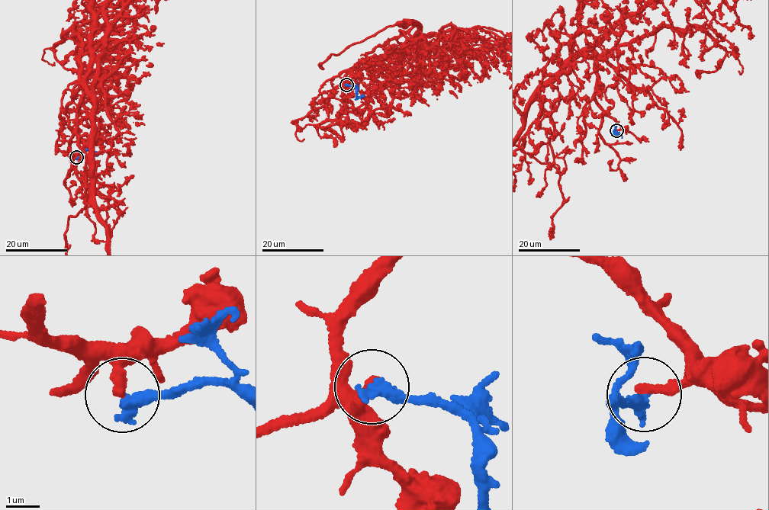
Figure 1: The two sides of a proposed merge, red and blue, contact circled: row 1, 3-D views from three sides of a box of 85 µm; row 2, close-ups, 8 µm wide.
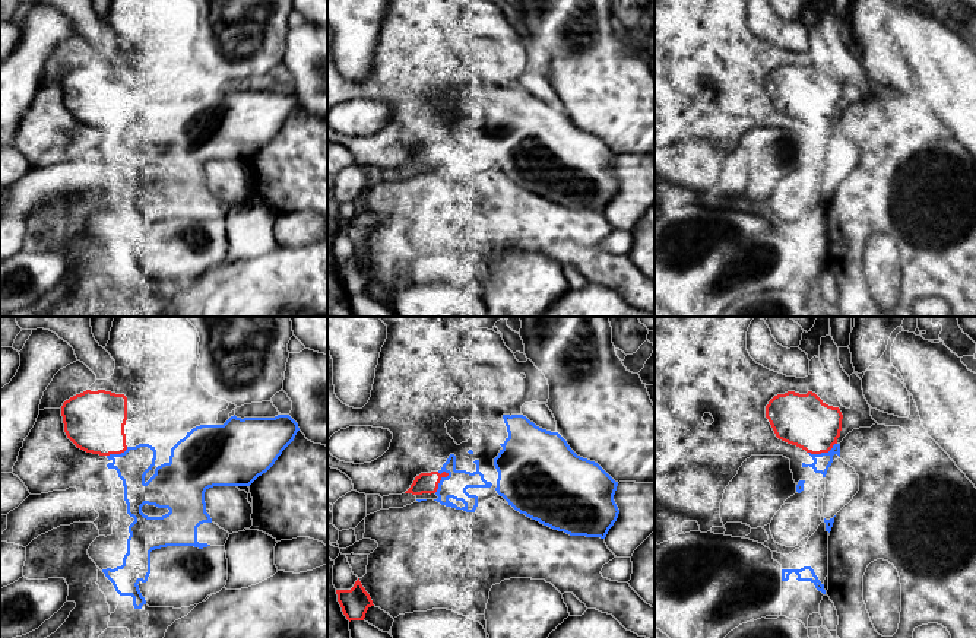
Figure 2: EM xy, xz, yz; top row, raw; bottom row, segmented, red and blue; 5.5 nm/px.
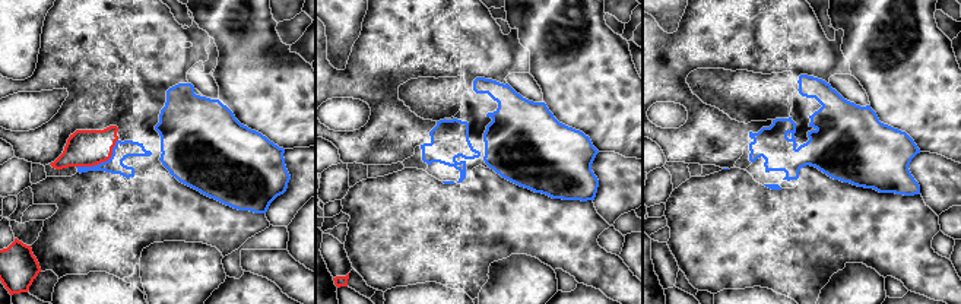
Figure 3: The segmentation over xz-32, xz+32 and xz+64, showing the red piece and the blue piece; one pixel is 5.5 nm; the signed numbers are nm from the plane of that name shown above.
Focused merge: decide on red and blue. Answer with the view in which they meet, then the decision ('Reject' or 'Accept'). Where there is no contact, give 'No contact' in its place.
Touches red in xz. Reject

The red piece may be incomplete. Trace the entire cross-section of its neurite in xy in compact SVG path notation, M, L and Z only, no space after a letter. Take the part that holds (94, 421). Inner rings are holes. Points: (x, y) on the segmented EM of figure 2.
M86 390L61 406L64 432L80 450L99 456L127 450L124 425L127 397L105 390Z

